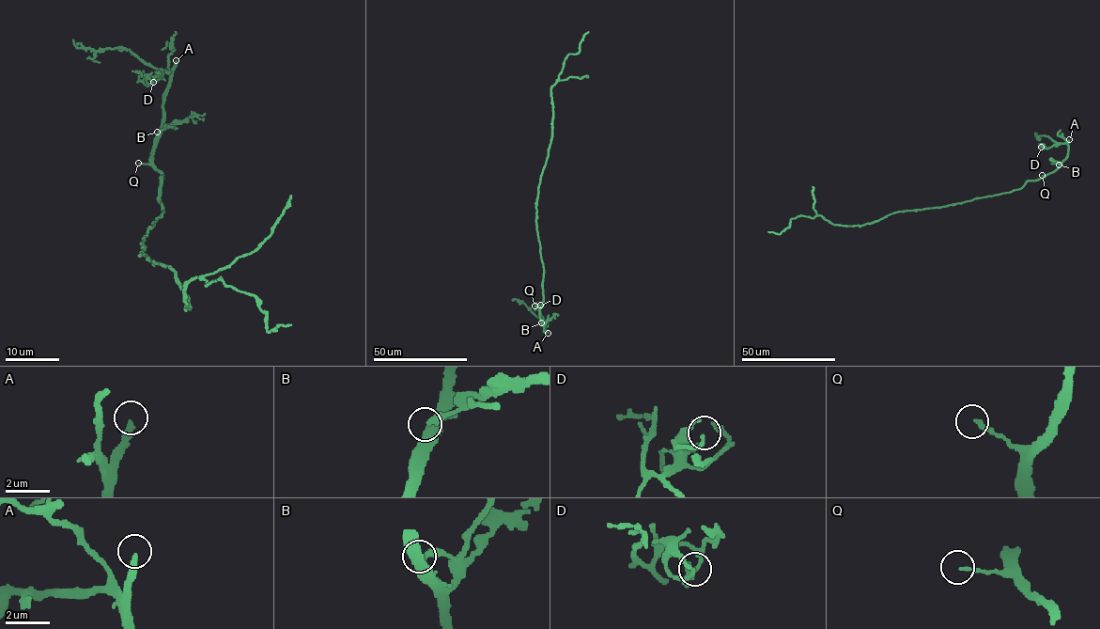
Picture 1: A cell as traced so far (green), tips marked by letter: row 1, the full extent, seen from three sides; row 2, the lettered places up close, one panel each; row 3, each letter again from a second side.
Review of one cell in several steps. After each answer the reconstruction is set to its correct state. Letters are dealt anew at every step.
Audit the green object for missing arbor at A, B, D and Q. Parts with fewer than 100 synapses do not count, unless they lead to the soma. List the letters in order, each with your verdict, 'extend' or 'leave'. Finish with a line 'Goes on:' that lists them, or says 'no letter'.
A: extend
B: leave
D: leave
Q: leave
Goes on: A

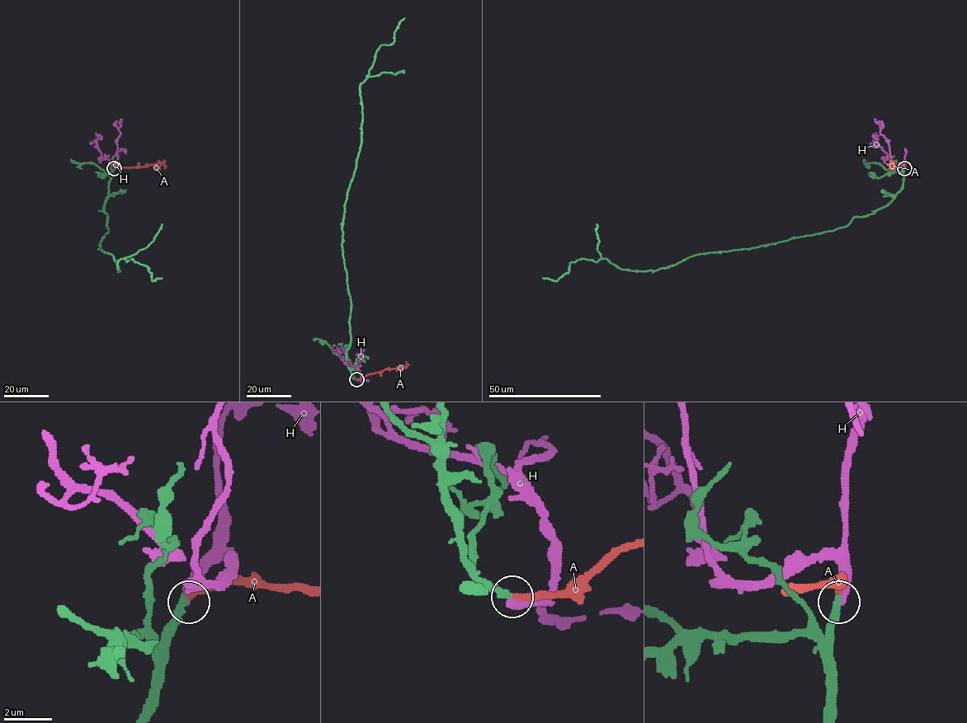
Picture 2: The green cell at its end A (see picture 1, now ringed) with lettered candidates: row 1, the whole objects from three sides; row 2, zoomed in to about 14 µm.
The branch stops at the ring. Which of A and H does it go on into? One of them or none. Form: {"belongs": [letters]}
{"belongs": []}

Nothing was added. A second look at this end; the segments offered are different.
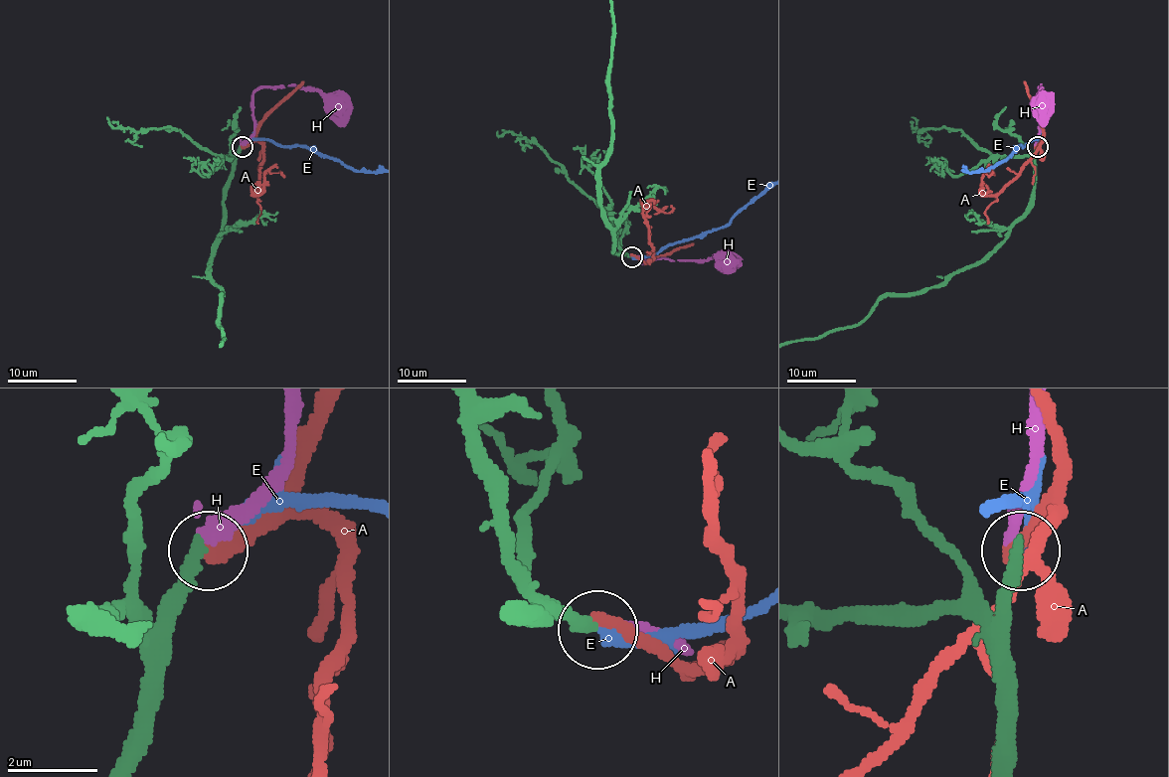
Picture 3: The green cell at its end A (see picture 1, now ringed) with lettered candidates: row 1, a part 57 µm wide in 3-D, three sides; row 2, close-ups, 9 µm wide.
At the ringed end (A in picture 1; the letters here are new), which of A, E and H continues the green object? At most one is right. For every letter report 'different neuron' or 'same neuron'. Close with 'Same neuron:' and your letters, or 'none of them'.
A: different neuron
E: same neuron
H: different neuron
Same neuron: E

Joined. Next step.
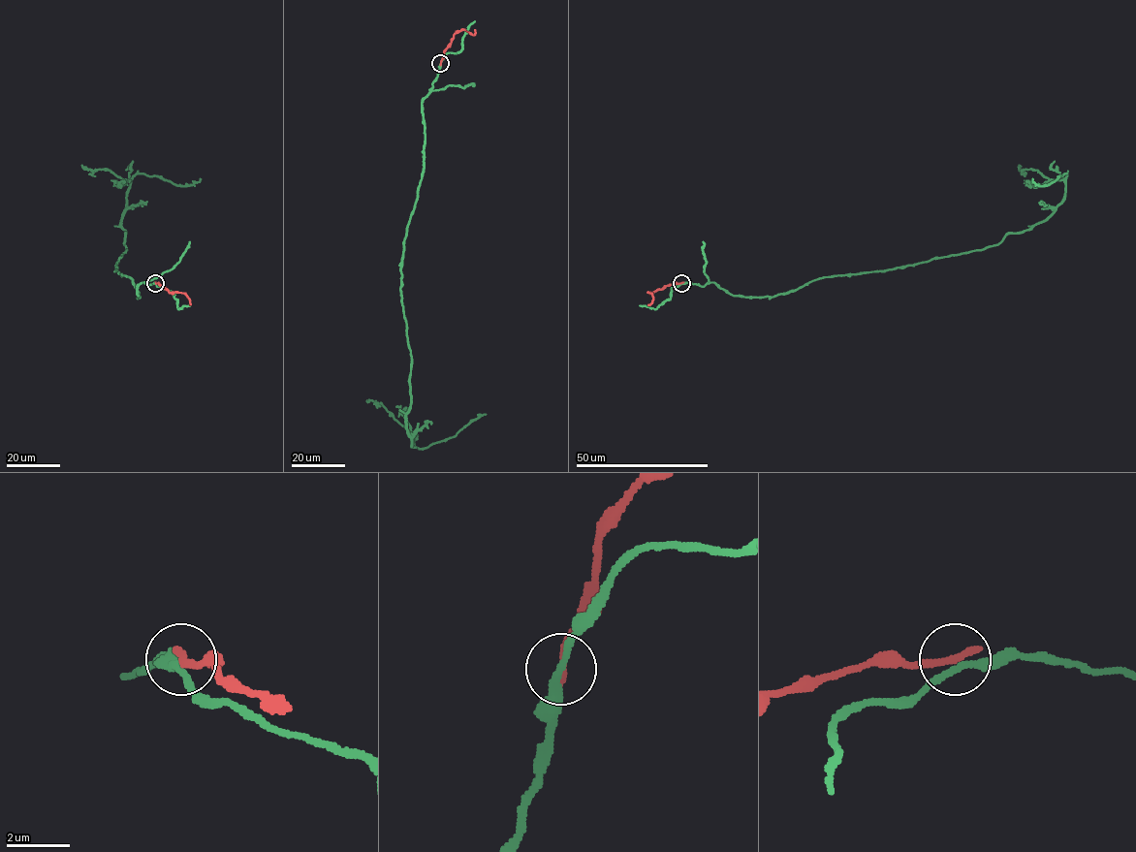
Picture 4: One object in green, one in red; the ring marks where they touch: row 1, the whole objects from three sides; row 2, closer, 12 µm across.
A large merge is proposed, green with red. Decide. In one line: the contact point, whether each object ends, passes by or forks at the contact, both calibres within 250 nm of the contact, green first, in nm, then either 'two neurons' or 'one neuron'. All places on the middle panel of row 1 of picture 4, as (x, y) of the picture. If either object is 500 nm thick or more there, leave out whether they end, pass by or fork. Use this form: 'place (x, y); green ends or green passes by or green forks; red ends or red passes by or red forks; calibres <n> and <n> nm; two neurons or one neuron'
place (440, 63); green passes by; red ends; calibres 240 and 300 nm; two neurons

